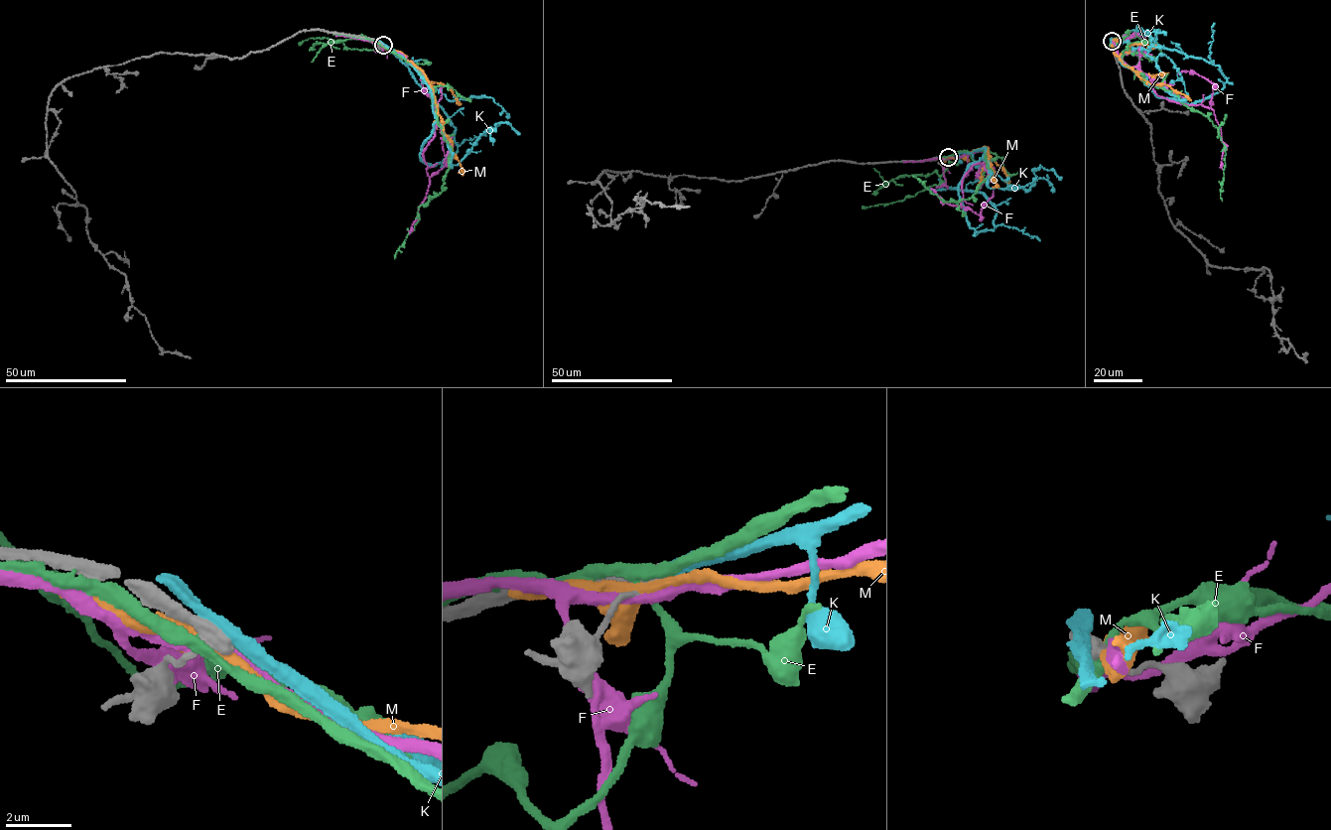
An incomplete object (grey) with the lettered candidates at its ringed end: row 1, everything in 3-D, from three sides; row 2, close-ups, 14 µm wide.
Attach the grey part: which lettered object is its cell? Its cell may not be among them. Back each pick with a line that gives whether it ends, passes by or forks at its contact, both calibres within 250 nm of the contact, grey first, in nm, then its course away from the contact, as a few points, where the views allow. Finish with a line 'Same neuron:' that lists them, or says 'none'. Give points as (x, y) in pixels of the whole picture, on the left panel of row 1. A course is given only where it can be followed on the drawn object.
Same neuron: none

